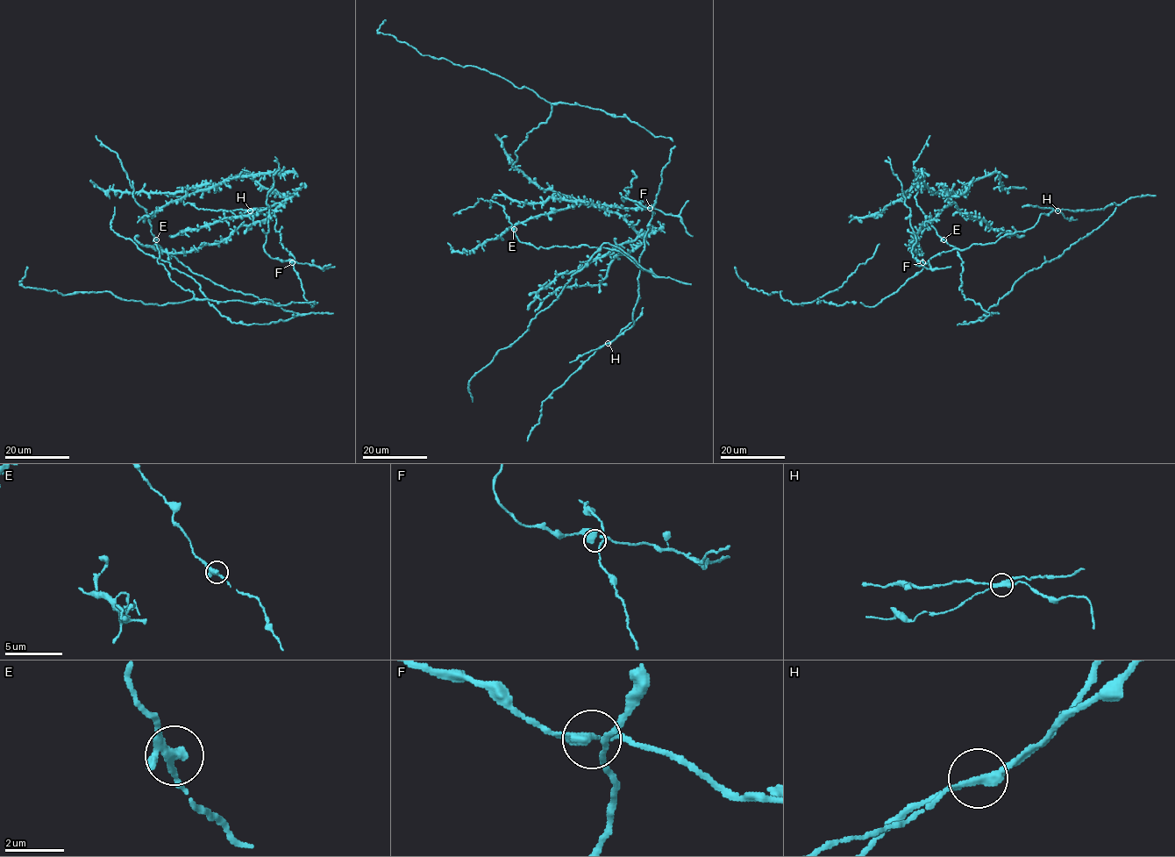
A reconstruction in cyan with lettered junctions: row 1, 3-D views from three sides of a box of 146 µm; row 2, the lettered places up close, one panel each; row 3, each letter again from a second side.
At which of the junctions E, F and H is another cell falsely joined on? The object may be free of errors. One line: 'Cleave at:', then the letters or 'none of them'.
Cleave at: H

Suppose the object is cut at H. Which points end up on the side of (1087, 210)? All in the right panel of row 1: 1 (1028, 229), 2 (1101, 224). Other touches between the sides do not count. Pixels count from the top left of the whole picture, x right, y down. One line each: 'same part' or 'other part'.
1: other part
2: other part

